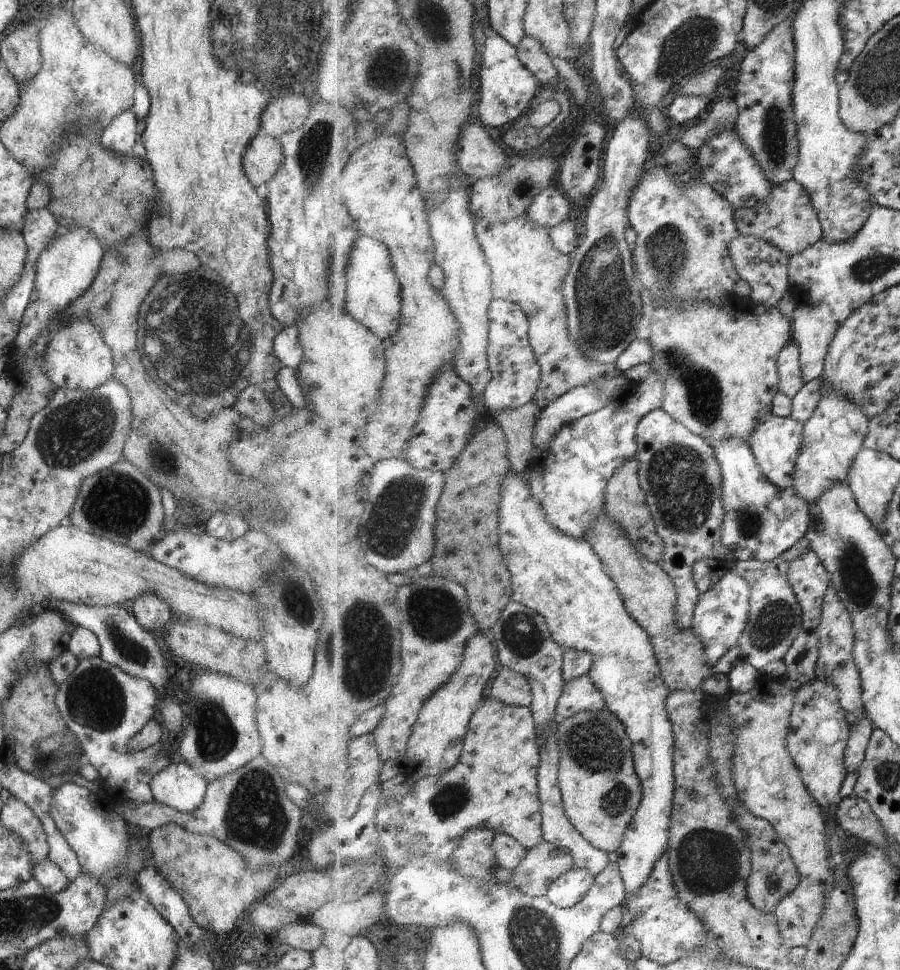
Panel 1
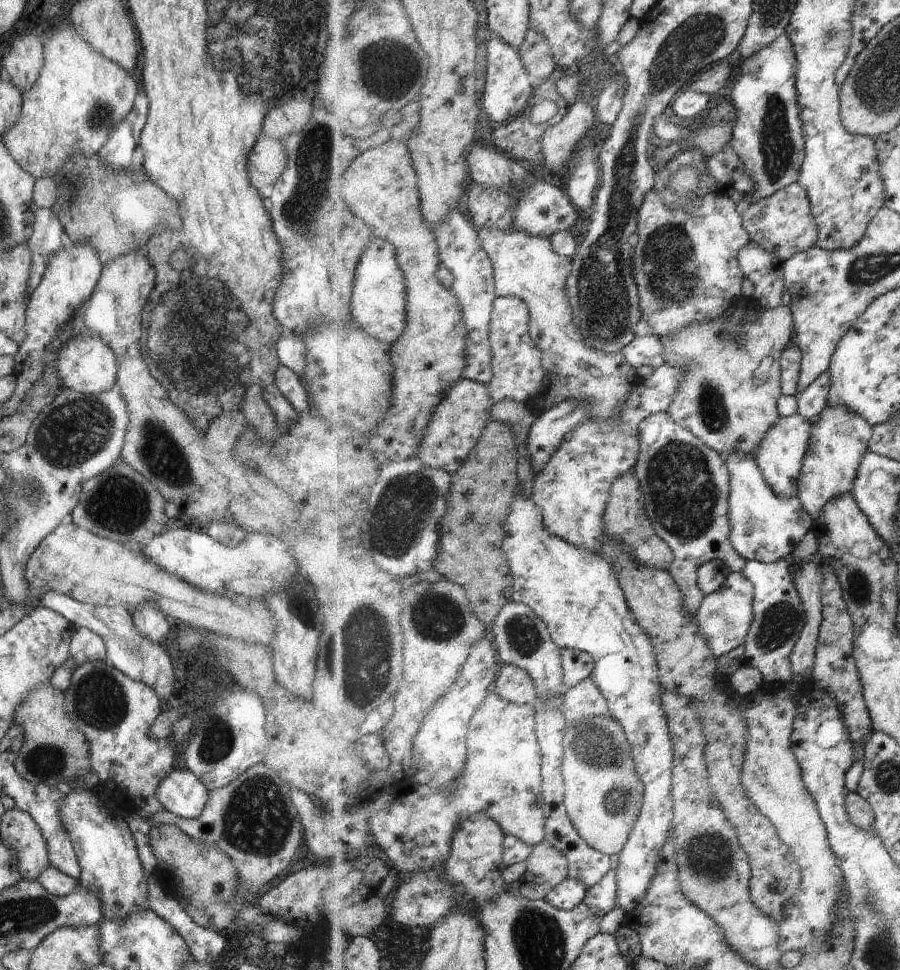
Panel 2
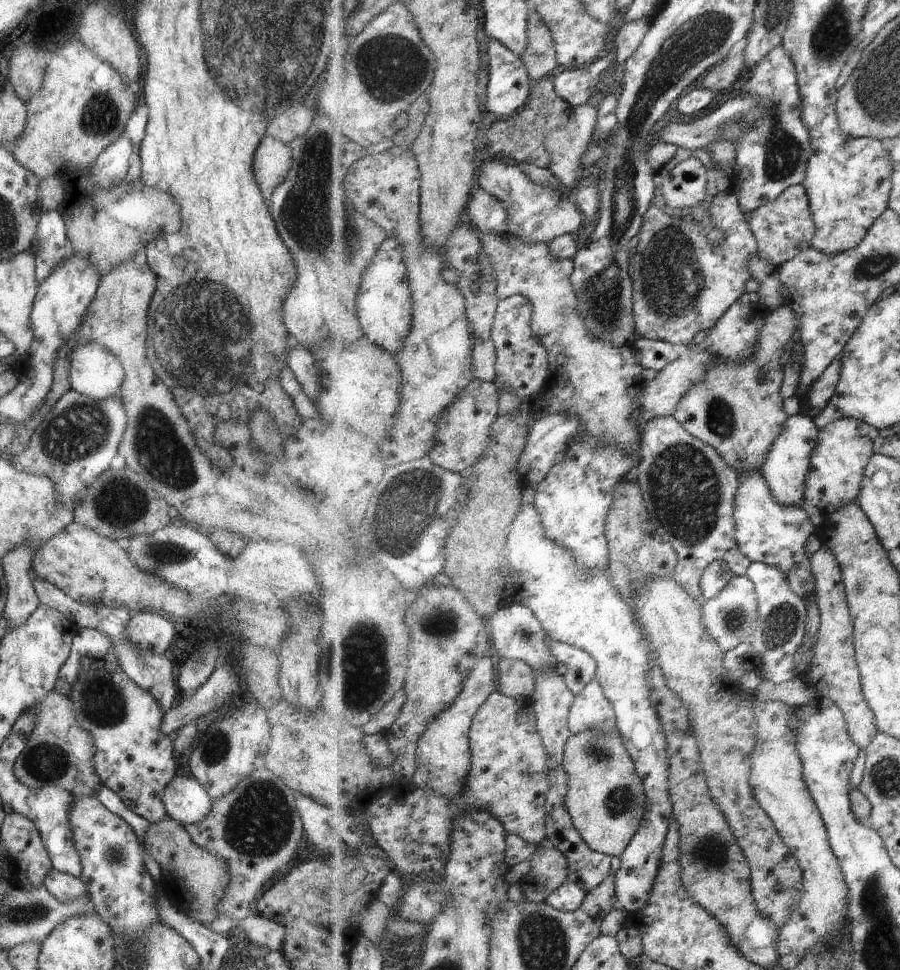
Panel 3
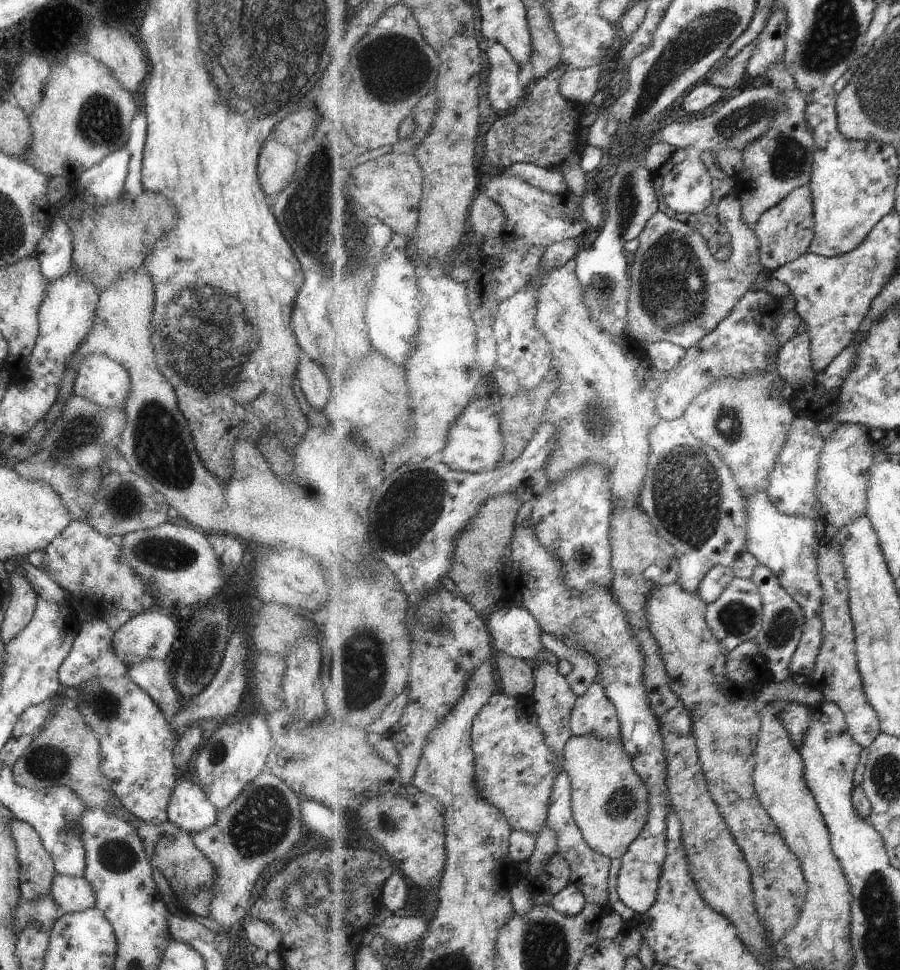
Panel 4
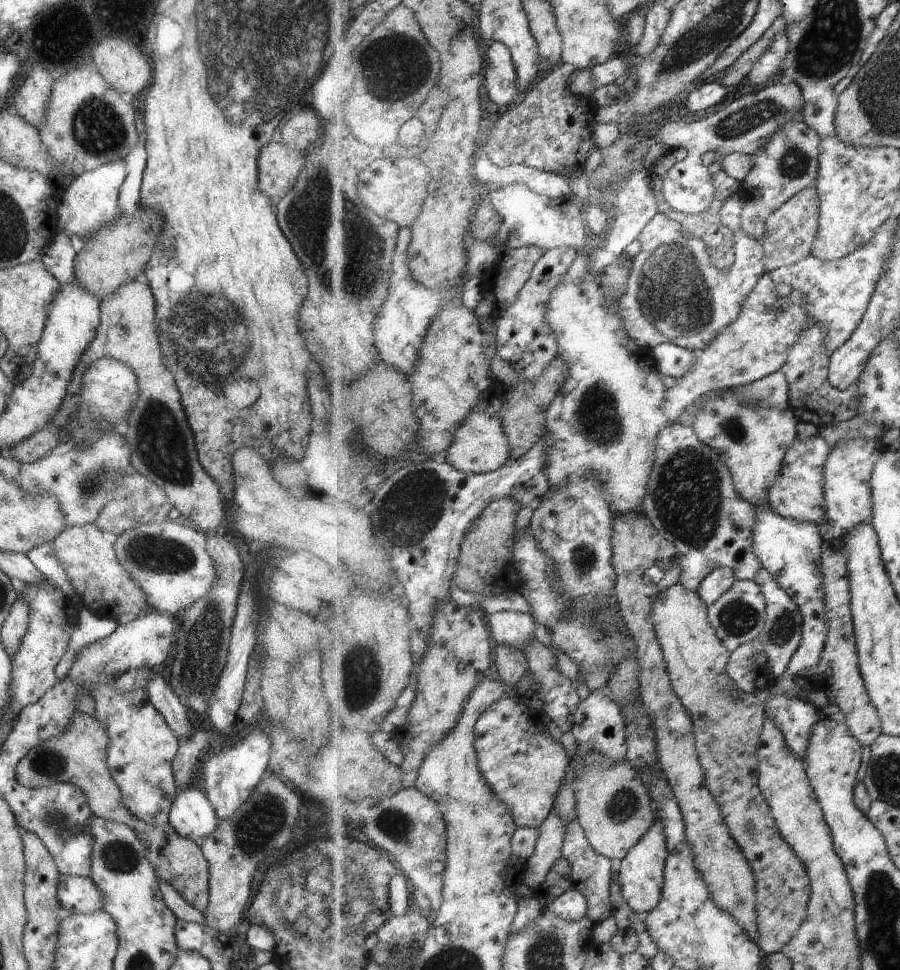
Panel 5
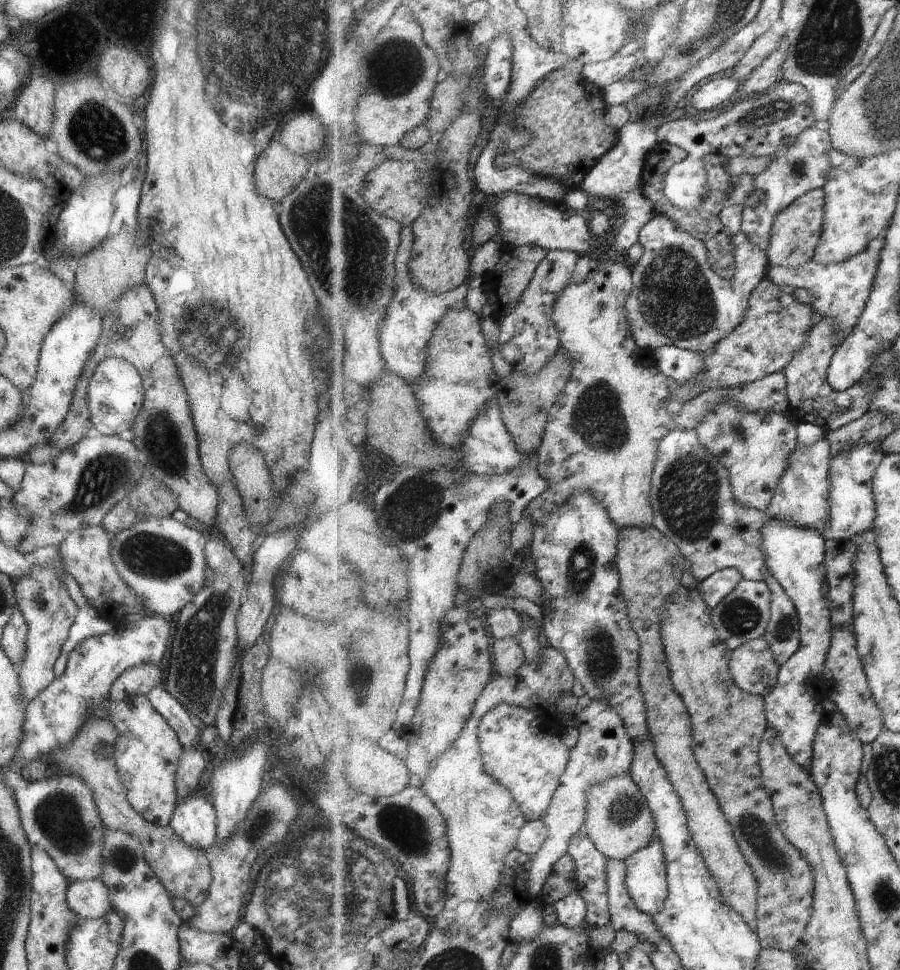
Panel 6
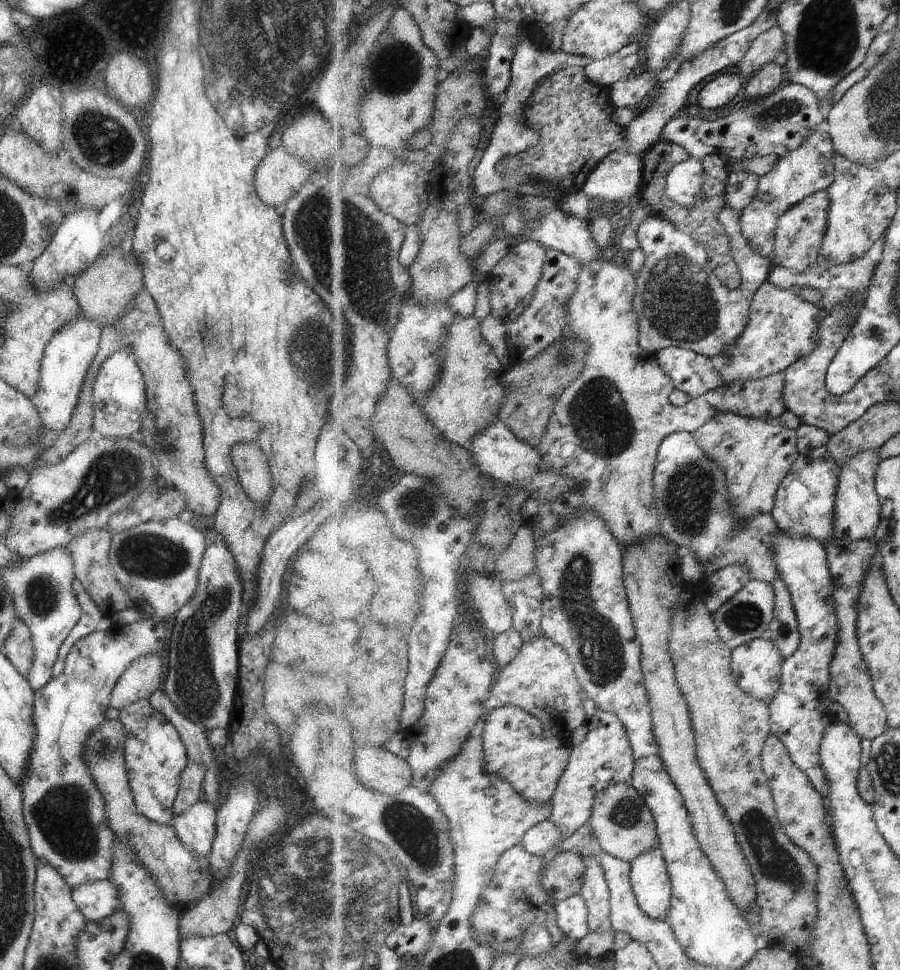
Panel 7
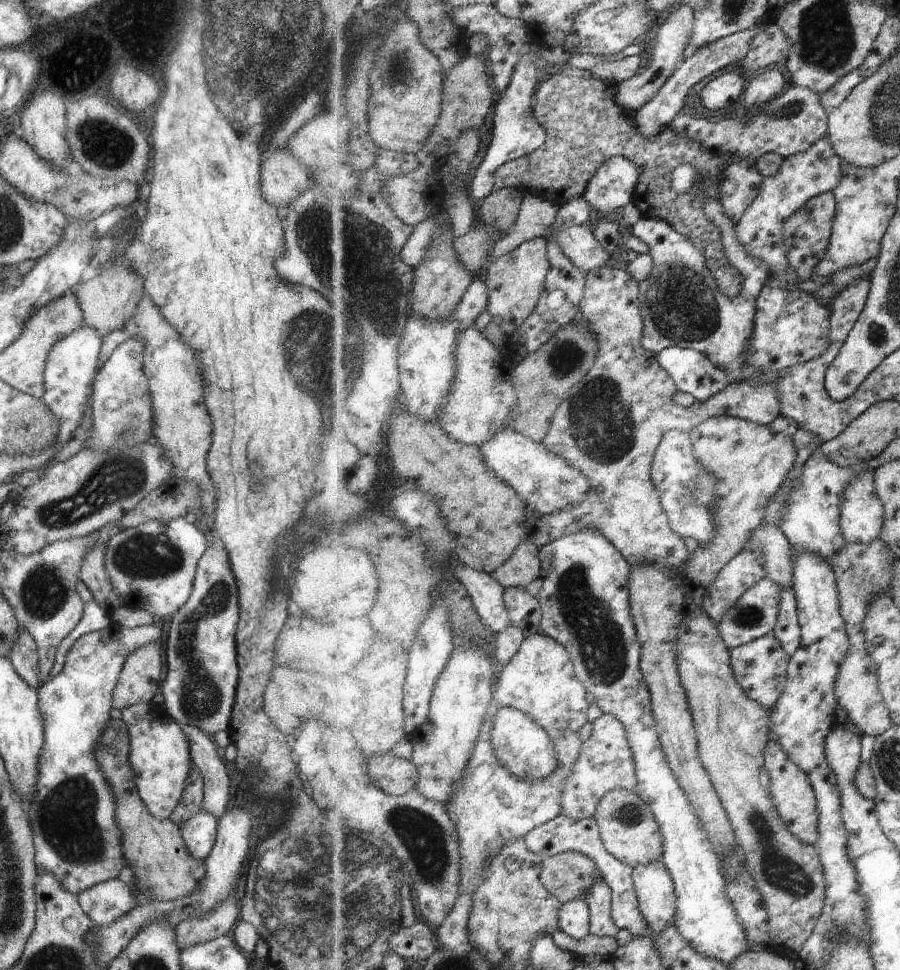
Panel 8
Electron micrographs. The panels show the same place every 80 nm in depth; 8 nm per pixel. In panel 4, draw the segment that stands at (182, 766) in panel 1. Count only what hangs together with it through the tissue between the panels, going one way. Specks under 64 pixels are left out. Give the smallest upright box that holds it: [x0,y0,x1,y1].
[166,778,216,834]

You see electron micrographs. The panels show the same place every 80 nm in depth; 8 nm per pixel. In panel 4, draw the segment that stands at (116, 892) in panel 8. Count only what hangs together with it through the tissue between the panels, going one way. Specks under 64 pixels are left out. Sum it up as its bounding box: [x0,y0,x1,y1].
[50,875,94,912]

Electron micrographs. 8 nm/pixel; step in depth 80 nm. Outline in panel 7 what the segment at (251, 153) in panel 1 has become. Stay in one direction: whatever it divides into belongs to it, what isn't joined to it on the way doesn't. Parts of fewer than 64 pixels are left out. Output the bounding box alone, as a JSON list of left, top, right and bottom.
[254,144,307,208]

